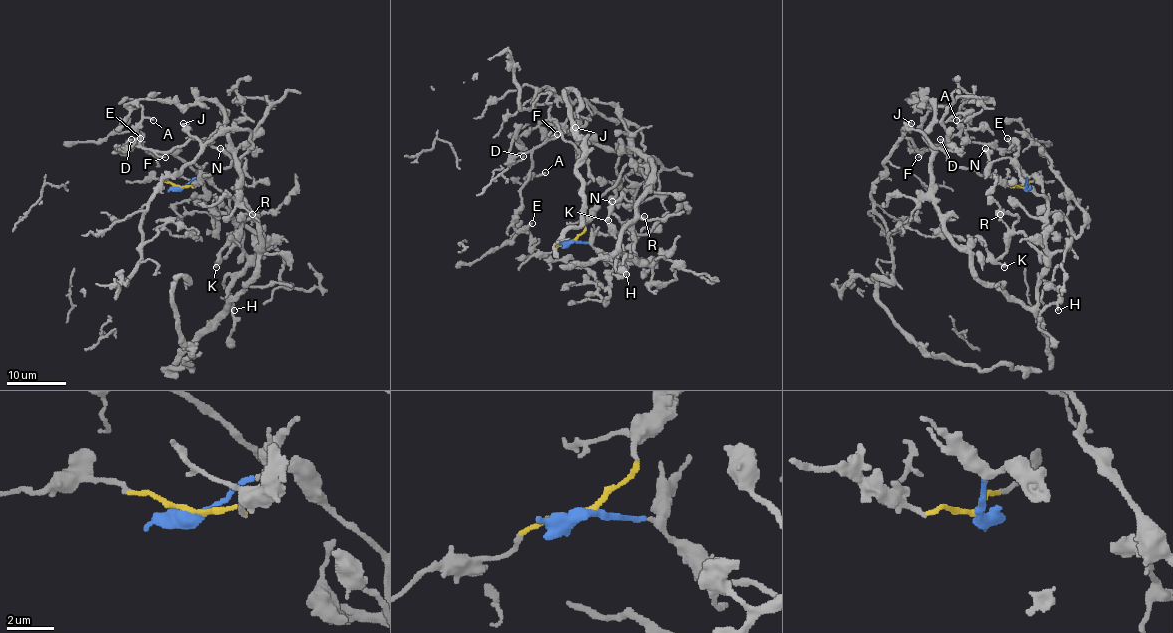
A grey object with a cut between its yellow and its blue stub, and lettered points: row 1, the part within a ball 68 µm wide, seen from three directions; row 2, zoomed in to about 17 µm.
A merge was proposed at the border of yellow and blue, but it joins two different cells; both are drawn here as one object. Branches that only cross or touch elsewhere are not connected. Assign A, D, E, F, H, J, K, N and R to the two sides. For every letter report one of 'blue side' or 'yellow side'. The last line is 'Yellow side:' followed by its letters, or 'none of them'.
A: yellow side
D: yellow side
E: yellow side
F: yellow side
H: blue side
J: yellow side
K: blue side
N: blue side
R: blue side
Yellow side: A, D, E, F, J

